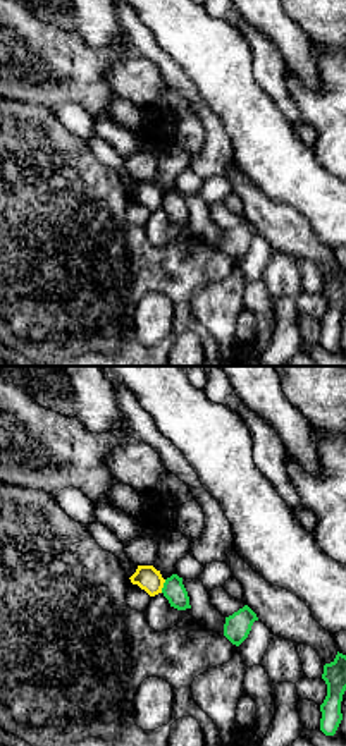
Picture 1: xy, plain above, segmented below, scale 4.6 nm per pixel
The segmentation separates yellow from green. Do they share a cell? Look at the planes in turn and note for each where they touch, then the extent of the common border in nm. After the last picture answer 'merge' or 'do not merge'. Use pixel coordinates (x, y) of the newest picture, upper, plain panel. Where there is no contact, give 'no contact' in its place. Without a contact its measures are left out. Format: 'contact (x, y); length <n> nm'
contact (162, 201); length 70 nm

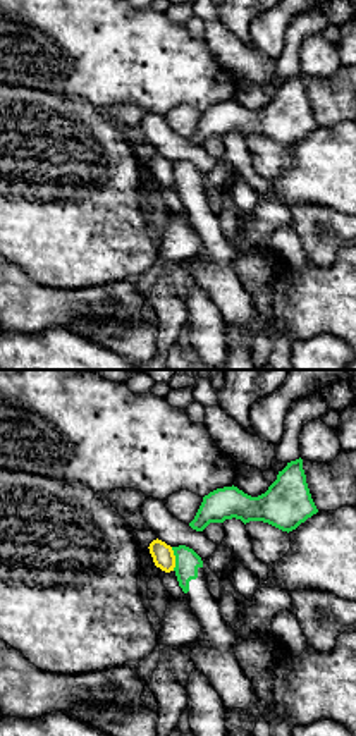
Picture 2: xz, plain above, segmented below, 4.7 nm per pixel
contact (174, 174); length 110 nm

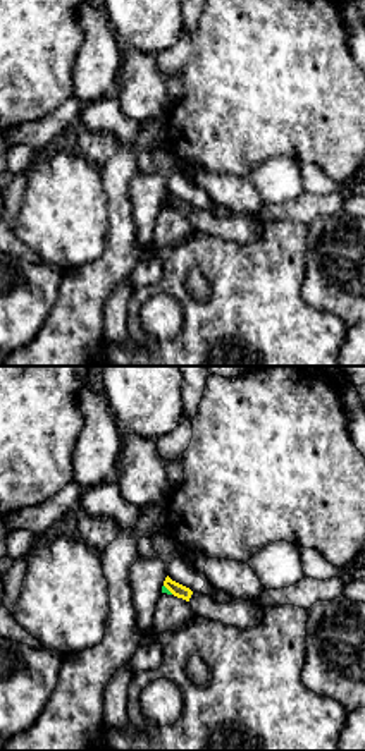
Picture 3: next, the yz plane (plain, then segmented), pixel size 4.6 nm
contact (169, 205); length 60 nm

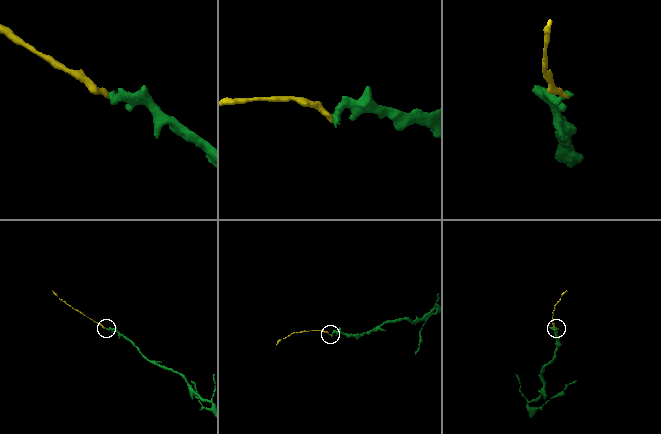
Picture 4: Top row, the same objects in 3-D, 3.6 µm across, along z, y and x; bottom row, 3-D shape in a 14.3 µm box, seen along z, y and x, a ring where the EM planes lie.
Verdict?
do not merge

